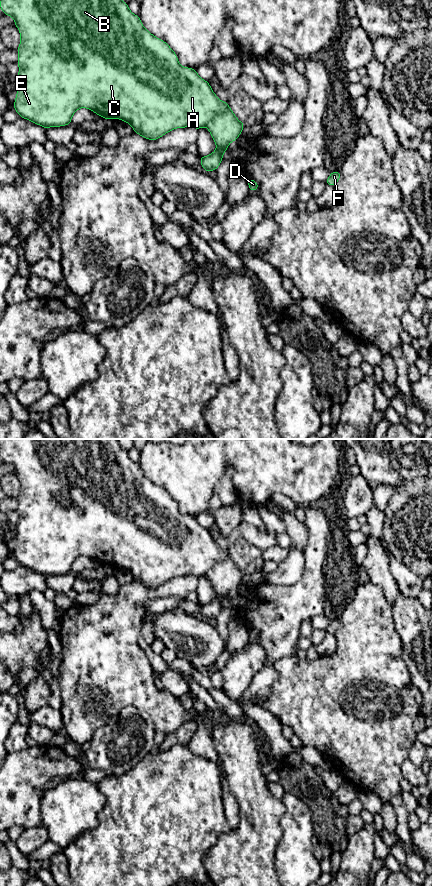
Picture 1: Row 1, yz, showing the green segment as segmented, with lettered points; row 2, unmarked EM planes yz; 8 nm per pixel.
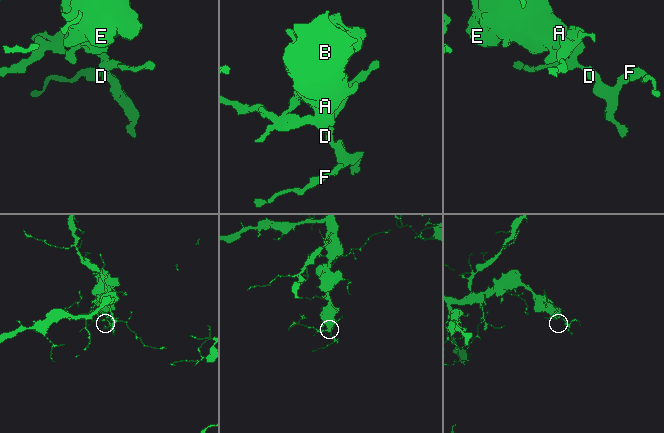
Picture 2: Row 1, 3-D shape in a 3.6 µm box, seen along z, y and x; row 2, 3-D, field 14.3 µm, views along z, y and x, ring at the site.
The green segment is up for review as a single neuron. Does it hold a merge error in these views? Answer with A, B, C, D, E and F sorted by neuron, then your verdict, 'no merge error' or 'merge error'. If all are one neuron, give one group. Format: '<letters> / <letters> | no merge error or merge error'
A B C E / D F | merge error

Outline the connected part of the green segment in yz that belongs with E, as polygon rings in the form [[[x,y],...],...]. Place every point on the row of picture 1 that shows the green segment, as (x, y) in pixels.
[[[0,0],[0,9],[6,16],[14,18],[14,24],[20,32],[20,45],[17,48],[19,67],[16,76],[17,95],[12,107],[19,117],[45,129],[70,125],[73,114],[80,108],[87,108],[107,120],[119,119],[129,123],[135,133],[155,141],[177,128],[192,127],[199,130],[229,107],[228,102],[221,101],[217,97],[209,82],[202,79],[196,69],[180,65],[177,54],[171,47],[164,40],[150,33],[143,26],[139,15],[133,14],[123,0]]]

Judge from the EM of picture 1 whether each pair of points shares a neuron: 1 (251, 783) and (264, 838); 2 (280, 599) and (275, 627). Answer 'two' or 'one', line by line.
1: one
2: one

